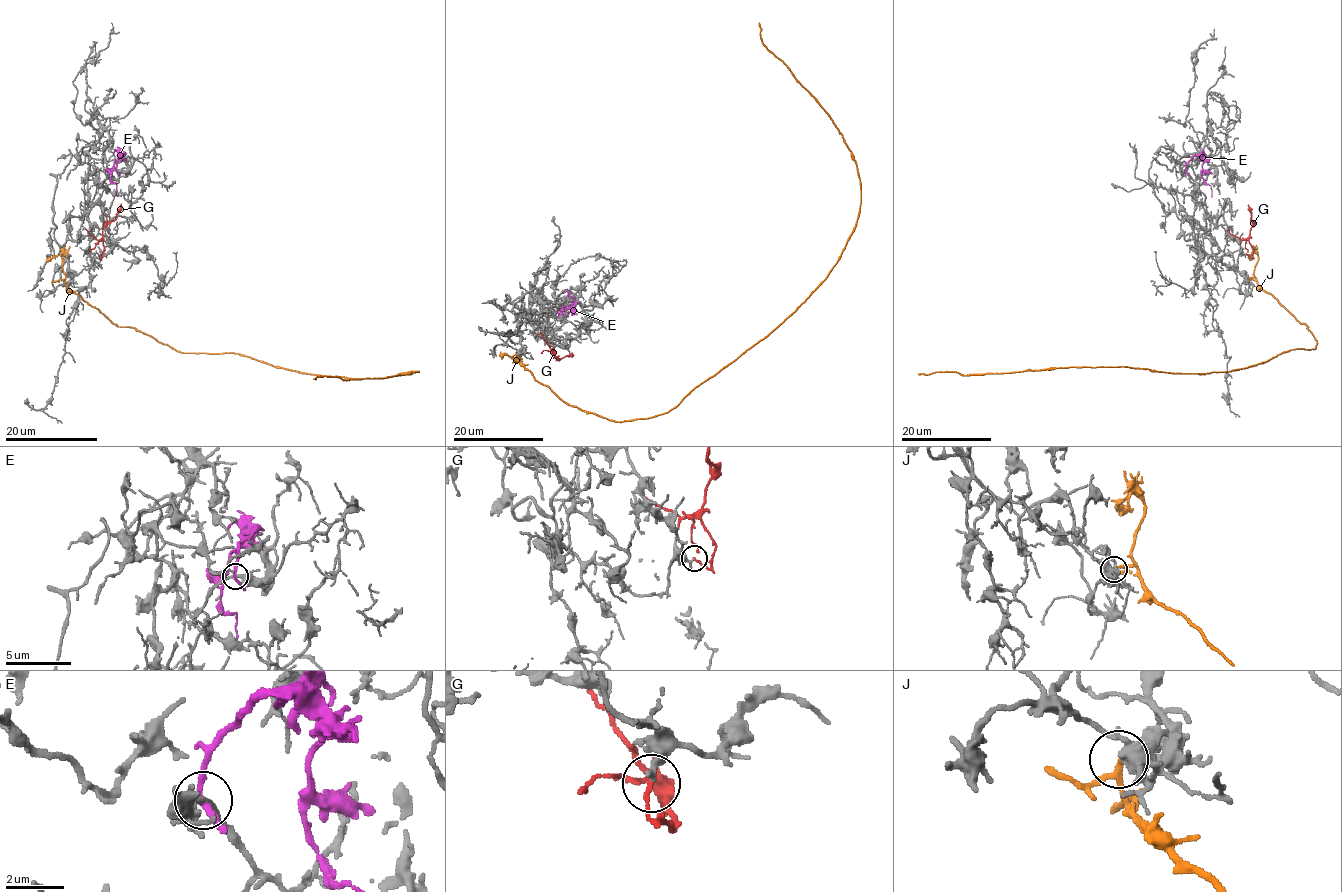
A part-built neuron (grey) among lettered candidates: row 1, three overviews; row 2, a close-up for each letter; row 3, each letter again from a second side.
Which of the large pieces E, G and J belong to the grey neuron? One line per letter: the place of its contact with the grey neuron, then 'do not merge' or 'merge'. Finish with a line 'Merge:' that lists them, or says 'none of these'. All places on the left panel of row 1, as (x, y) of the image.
E: contact (116, 170); do not merge
G: contact (100, 255); do not merge
J: contact (63, 280); do not merge
Merge: none of these

